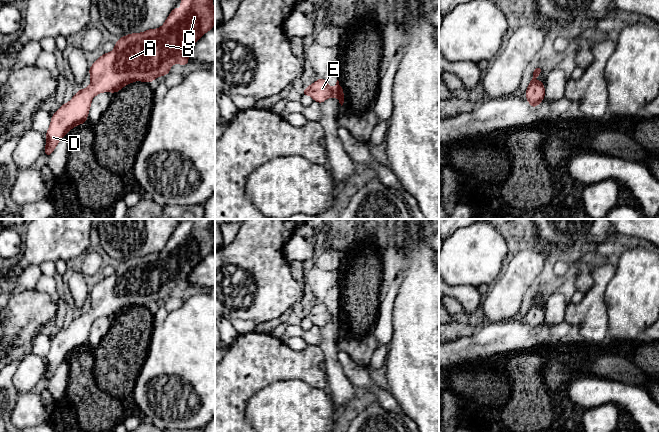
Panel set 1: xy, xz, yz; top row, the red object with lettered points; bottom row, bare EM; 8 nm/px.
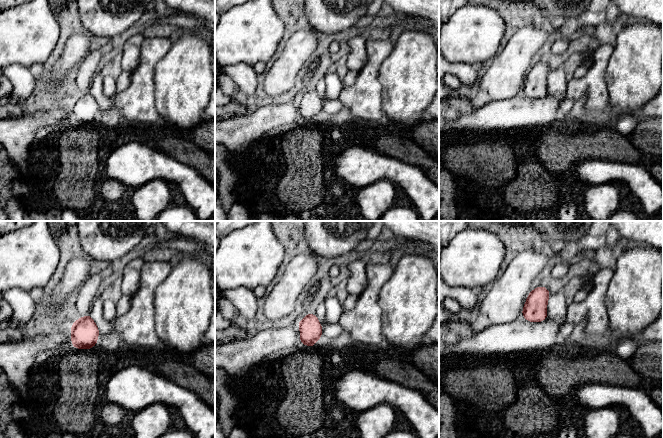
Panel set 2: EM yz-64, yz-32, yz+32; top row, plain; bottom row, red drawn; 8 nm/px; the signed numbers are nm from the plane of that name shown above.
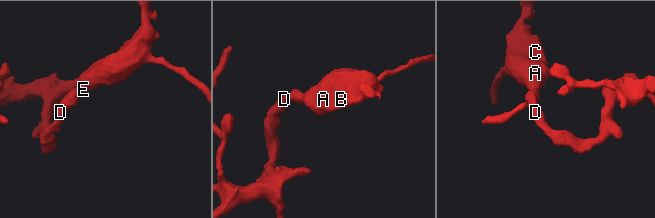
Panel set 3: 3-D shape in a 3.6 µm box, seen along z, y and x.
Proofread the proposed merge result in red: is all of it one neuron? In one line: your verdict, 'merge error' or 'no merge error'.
no merge error

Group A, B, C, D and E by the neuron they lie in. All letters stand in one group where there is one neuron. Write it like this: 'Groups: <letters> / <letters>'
Groups: A B C D E

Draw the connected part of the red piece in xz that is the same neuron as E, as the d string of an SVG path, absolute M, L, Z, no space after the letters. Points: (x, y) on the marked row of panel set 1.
M320 77L316 82L309 85L306 89L301 90L304 96L309 95L318 103L323 103L330 97L336 97L341 106L344 103L344 92L342 86L337 80L336 86L333 89L324 79Z

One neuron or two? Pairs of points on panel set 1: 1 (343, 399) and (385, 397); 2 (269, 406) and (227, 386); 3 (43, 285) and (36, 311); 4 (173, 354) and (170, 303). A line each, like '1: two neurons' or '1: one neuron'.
1: two neurons
2: two neurons
3: two neurons
4: two neurons

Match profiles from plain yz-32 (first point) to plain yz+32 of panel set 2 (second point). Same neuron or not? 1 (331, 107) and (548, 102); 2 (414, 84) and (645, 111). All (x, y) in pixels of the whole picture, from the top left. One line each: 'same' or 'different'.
1: different
2: different

